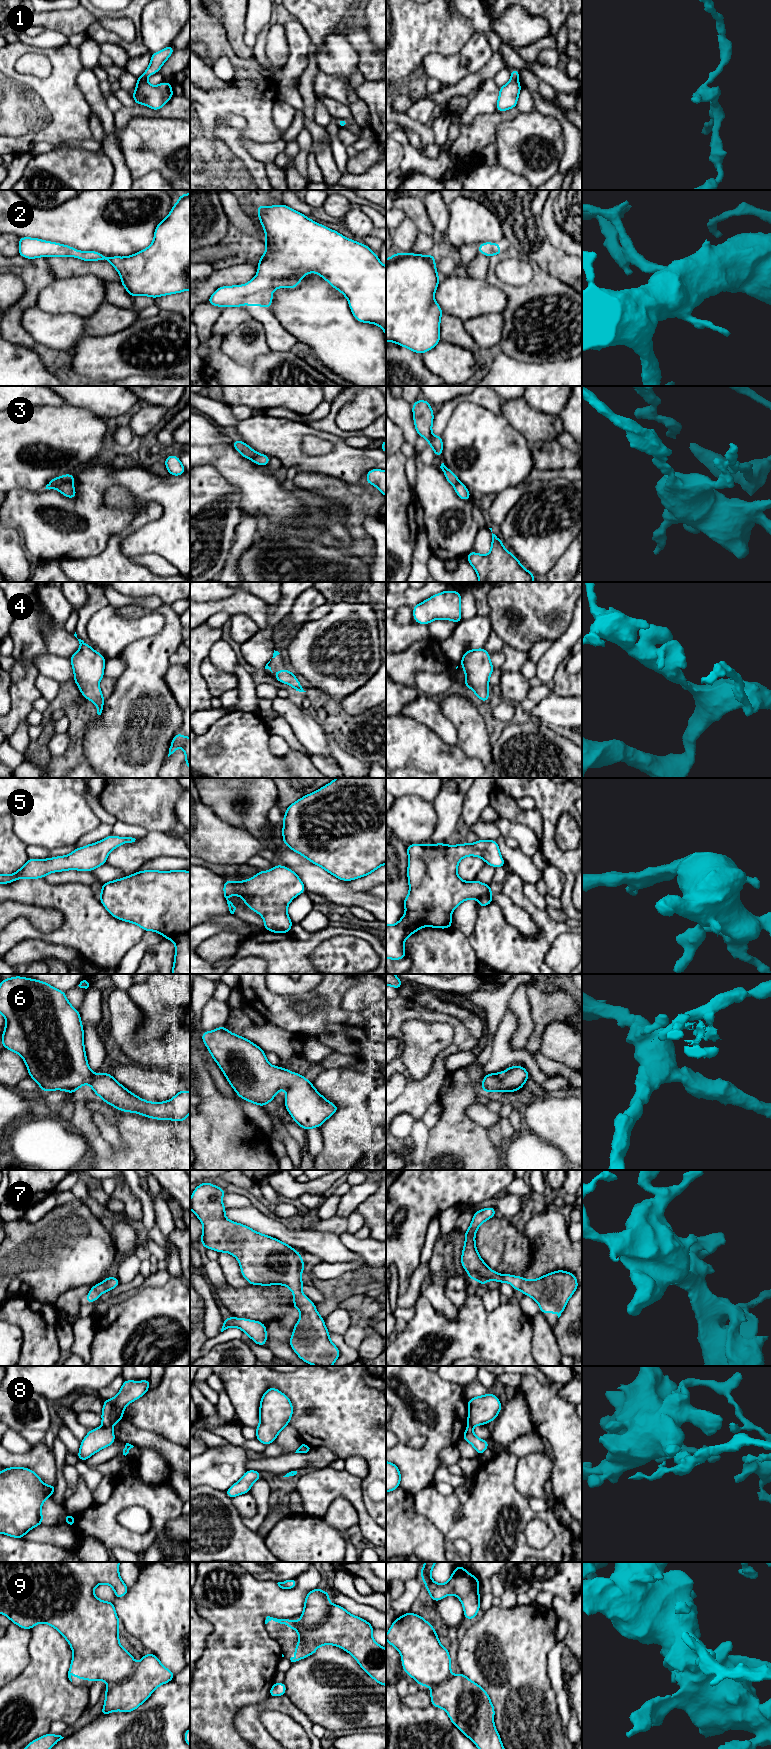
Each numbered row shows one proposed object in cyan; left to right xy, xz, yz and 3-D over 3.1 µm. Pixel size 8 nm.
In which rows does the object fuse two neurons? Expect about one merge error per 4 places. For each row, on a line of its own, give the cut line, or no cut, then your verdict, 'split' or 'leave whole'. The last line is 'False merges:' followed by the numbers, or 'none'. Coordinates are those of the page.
1: no cut; leave whole
2: no cut; leave whole
3: cut in xy along (71, 481), (65, 481), (56, 488); split
4: no cut; leave whole
5: no cut; leave whole
6: no cut; leave whole
7: no cut; leave whole
8: cut in xy along (103, 1425), (111, 1427); split
9: no cut; leave whole
False merges: 3, 8

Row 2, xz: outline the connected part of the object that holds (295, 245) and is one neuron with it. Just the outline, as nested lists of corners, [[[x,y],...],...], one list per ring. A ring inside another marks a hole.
[[[258,204],[257,213],[266,232],[266,251],[260,257],[257,275],[245,285],[219,287],[207,303],[218,307],[260,305],[270,309],[272,292],[276,288],[295,288],[303,276],[315,272],[348,299],[357,321],[380,326],[386,337],[386,266],[374,251],[365,244],[316,223],[285,204],[269,207]]]

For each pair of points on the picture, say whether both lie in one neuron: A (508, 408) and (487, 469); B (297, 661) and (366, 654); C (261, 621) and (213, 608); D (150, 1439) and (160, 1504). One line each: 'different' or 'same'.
A: different
B: same
C: same
D: different

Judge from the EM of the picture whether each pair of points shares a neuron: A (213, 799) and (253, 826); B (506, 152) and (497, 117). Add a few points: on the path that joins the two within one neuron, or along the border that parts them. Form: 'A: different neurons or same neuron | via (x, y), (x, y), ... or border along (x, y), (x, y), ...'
A: same neuron | via (223, 801), (233, 811), (243, 817)
B: different neurons | border along (519, 112), (497, 126), (493, 142)

